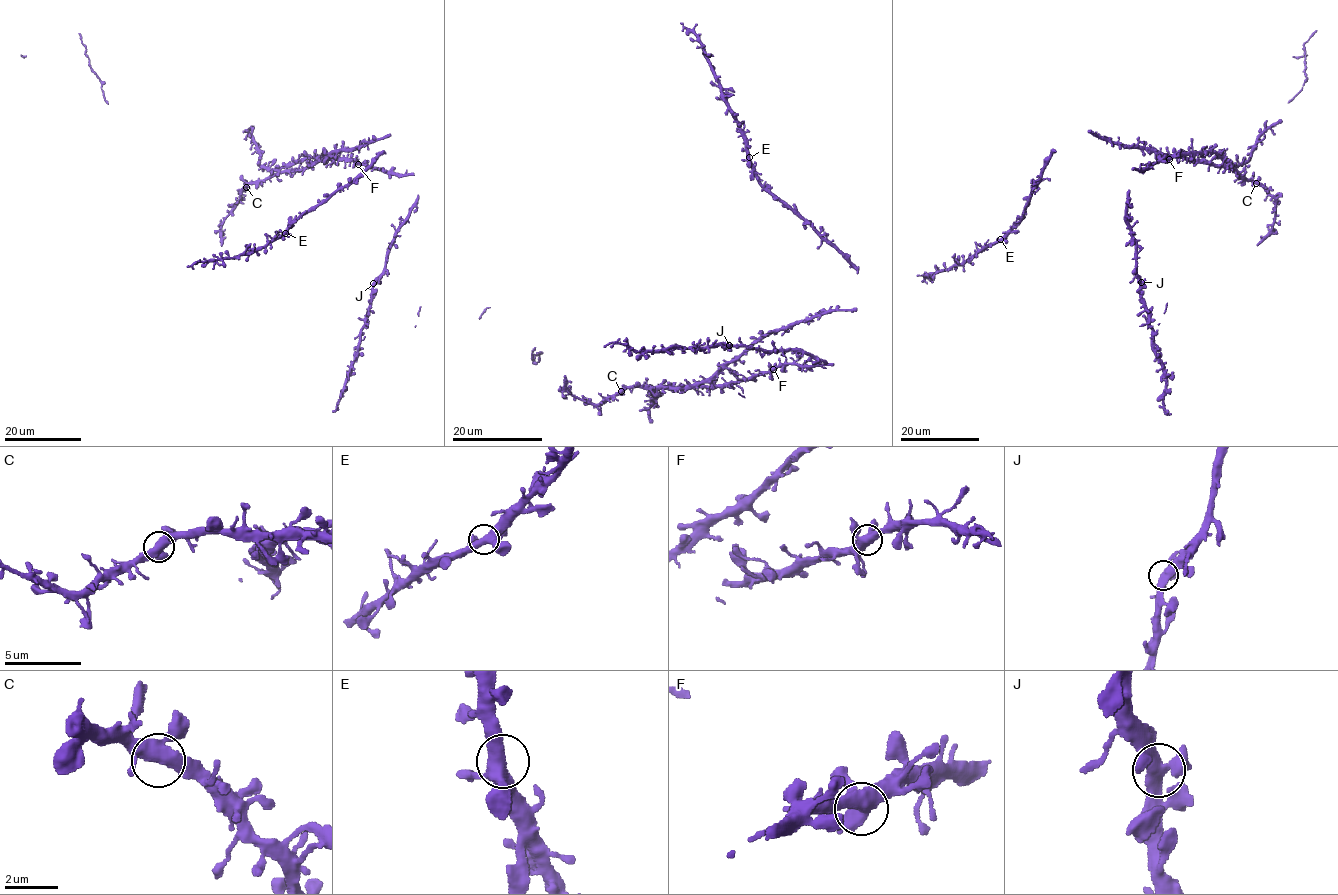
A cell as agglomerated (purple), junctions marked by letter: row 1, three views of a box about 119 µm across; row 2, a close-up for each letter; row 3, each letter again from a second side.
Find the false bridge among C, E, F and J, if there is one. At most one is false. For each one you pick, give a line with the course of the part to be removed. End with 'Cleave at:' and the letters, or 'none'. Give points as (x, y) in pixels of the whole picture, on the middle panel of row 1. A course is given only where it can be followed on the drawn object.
Cleave at: none

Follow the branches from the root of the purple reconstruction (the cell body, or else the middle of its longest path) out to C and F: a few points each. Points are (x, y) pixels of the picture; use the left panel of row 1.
C: (308, 168), (275, 173), (261, 181), (248, 182), (246, 187)
F: (308, 168), (287, 168), (308, 157), (341, 157), (356, 161), (358, 164)

